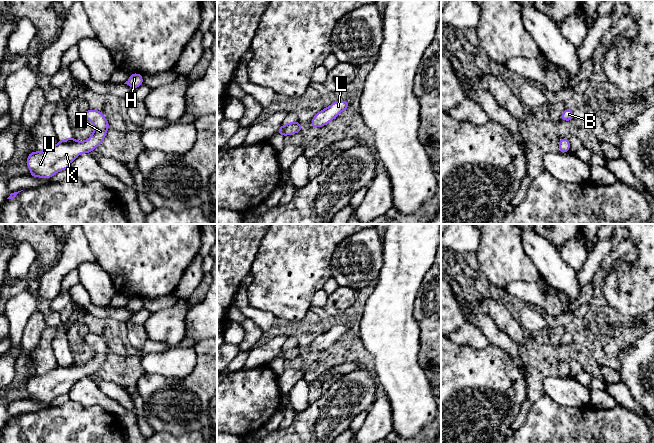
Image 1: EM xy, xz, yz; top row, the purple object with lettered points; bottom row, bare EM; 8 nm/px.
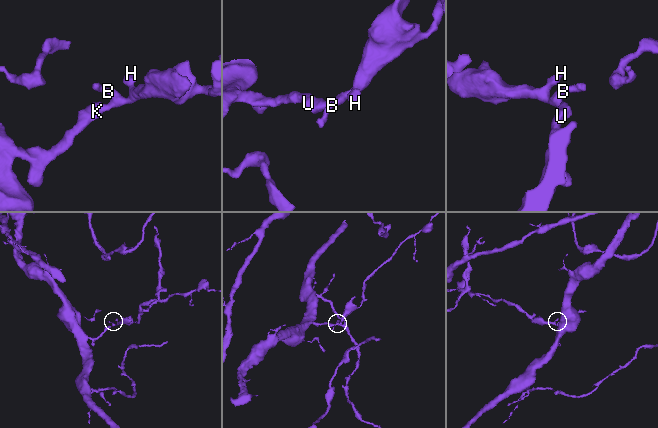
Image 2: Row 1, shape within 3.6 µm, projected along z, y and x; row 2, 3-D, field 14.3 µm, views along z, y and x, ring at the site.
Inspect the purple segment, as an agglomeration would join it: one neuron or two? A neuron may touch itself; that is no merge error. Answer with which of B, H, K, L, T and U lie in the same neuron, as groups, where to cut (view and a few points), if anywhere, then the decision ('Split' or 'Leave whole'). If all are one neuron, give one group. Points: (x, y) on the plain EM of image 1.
Groups: B H K L T U. No split. Leave whole

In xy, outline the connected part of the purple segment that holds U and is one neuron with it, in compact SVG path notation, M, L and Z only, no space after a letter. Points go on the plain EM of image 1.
M89 333L82 337L85 343L93 347L92 359L84 365L68 361L43 375L27 378L26 389L30 400L43 403L52 402L56 397L67 394L70 388L81 378L91 377L105 363L109 346L100 334Z

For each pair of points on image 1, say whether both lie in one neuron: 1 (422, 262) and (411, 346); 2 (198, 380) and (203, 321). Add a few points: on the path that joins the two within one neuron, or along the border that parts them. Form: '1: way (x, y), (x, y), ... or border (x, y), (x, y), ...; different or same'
1: way (403, 283), (403, 325); same
2: border (206, 338), (200, 339), (197, 342); different

